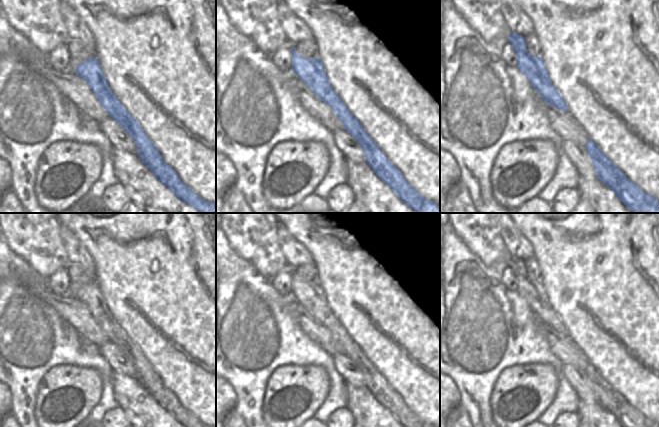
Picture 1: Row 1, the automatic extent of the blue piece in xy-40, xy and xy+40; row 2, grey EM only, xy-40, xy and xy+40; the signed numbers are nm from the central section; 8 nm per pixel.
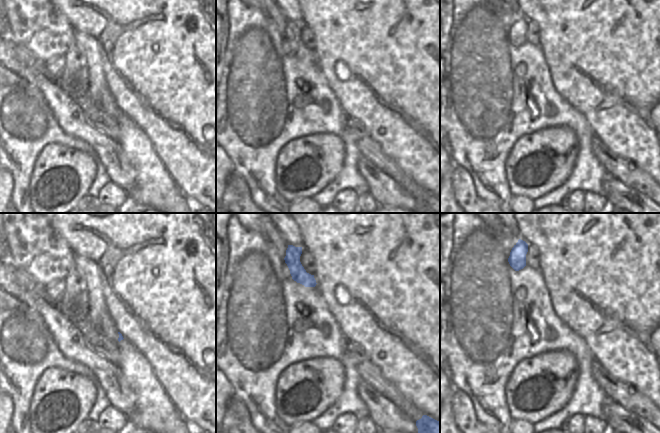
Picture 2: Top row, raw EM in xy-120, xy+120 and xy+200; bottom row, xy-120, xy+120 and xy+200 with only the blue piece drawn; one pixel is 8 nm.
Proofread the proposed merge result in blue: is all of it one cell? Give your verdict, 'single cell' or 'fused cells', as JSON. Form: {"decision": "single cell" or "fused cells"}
{"decision": "fused cells"}

